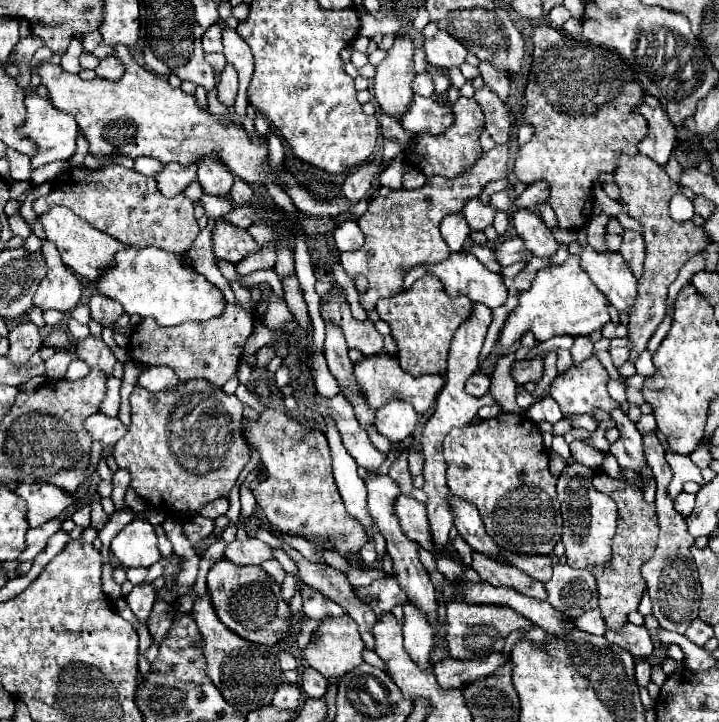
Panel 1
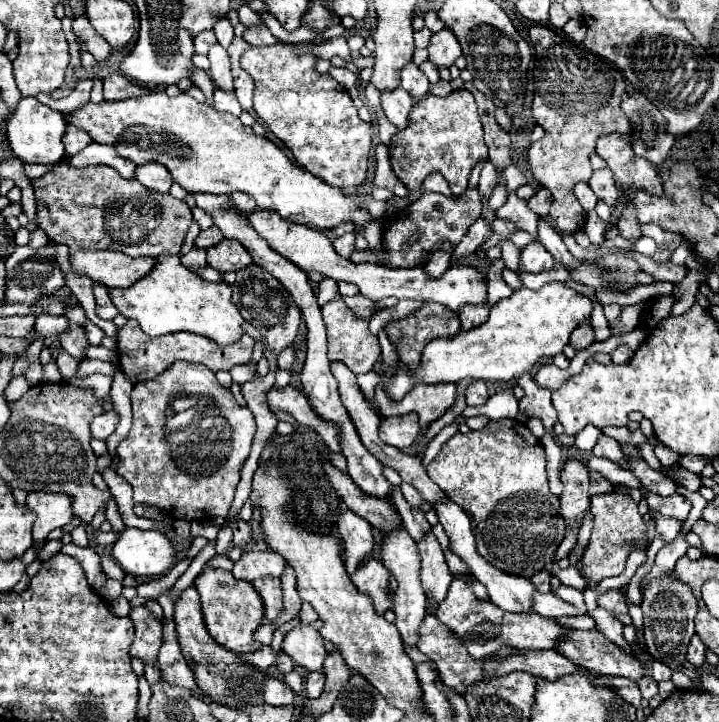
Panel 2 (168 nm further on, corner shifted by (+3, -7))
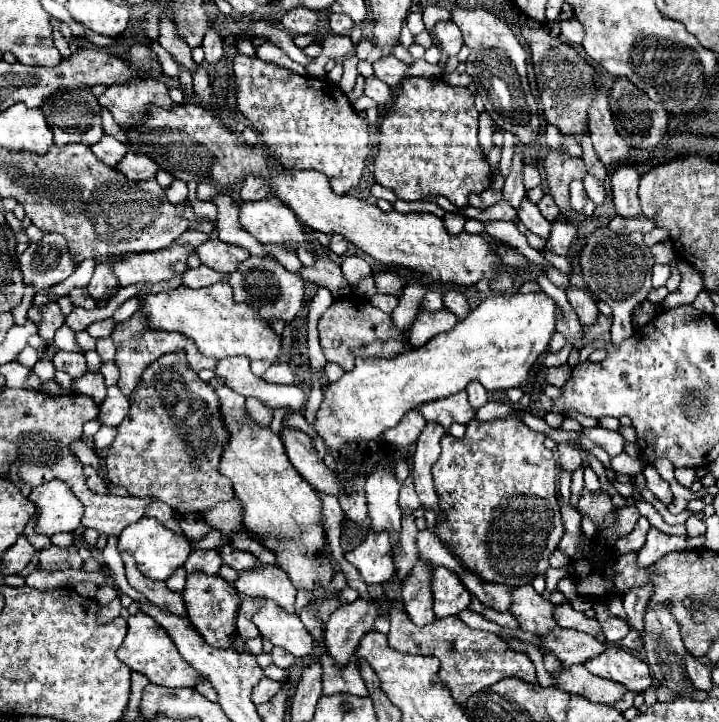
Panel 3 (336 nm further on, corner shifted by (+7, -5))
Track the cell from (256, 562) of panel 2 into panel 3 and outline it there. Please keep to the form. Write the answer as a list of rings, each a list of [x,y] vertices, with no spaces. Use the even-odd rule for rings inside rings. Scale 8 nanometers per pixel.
[[[258,561],[256,567],[238,571],[234,587],[242,597],[262,595],[266,599],[276,601],[286,611],[294,613],[296,587],[290,583],[290,577],[276,565],[264,565]]]

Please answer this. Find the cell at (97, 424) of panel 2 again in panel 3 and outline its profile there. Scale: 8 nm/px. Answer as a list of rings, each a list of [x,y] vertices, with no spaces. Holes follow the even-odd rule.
[[[112,385],[112,387],[108,387],[108,395],[106,395],[104,403],[100,405],[98,421],[102,425],[116,427],[126,417],[128,407],[130,407],[130,399],[126,395],[122,395],[116,385]]]

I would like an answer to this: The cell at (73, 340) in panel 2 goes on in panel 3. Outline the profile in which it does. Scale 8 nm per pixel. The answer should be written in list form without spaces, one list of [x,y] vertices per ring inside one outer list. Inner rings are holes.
[[[48,303],[48,305],[44,305],[44,307],[42,307],[42,323],[38,325],[38,327],[40,327],[40,337],[42,337],[46,343],[52,343],[56,331],[58,331],[64,323],[66,323],[66,317],[62,315],[58,303]]]

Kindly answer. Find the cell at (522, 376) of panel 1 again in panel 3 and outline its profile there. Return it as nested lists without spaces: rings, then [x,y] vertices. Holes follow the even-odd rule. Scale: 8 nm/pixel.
[[[560,365],[560,367],[550,367],[546,371],[546,383],[554,385],[554,387],[562,387],[562,383],[566,383],[570,375],[570,365]]]

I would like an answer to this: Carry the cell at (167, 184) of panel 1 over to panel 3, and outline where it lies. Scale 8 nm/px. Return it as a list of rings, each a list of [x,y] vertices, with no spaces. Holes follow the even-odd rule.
[[[126,153],[124,161],[118,163],[116,169],[122,171],[130,181],[156,179],[156,173],[160,171],[160,167],[148,155],[136,155],[136,153]]]

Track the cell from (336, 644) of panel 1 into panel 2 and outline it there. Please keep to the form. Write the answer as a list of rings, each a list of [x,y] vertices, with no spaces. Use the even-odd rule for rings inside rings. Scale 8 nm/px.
[[[316,623],[294,625],[284,635],[282,651],[286,651],[304,669],[322,671],[322,663],[326,659],[326,649],[324,649],[324,639],[320,637]]]

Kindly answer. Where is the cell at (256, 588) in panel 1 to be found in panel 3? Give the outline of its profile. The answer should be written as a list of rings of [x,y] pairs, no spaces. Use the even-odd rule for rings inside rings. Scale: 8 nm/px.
[[[188,573],[186,587],[182,591],[190,623],[196,627],[196,631],[206,639],[208,645],[216,649],[230,649],[238,631],[236,631],[236,615],[240,609],[240,595],[238,591],[220,575],[206,575],[206,573]]]

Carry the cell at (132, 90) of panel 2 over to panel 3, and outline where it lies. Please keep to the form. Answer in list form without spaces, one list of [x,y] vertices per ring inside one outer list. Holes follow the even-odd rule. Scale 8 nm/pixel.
[[[156,77],[138,79],[138,83],[110,85],[98,97],[98,103],[104,105],[114,115],[120,127],[134,127],[134,123],[140,123],[150,103],[160,107],[174,105],[168,95],[166,83],[162,83]]]

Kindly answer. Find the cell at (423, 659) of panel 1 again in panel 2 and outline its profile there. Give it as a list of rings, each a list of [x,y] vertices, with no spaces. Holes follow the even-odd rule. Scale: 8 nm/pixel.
[[[394,529],[394,533],[384,533],[380,545],[380,559],[388,567],[388,571],[396,577],[398,589],[394,591],[394,613],[396,613],[396,627],[402,635],[404,645],[416,645],[418,629],[422,625],[422,617],[426,615],[426,595],[420,585],[420,555],[418,547],[412,537],[404,529]]]

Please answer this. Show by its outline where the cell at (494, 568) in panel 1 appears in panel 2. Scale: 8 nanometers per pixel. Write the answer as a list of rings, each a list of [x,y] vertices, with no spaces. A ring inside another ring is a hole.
[[[536,593],[534,595],[534,611],[540,613],[542,617],[550,617],[550,619],[558,619],[558,617],[578,617],[582,613],[578,613],[578,609],[574,609],[570,603],[562,601],[560,597],[552,595],[552,593]]]

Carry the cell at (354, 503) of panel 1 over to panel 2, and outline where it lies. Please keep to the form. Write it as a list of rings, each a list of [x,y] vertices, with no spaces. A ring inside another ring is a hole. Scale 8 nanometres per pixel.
[[[340,503],[340,519],[338,519],[338,531],[346,545],[346,571],[352,575],[364,559],[370,557],[374,547],[372,527],[362,517],[354,515],[344,503]]]

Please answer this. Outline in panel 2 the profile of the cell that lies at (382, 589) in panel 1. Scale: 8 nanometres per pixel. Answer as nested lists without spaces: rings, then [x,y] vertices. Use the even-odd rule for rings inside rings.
[[[366,559],[352,575],[352,583],[356,583],[358,589],[364,589],[364,593],[372,597],[378,615],[392,609],[392,595],[386,591],[388,577],[390,571],[380,561],[372,559]]]

